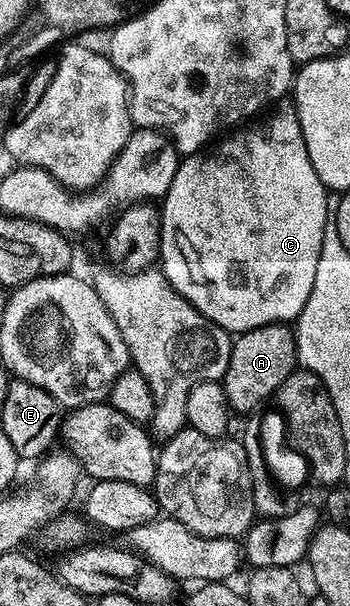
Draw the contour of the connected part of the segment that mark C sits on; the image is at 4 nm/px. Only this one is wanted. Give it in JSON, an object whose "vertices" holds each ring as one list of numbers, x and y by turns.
{"vertices":[[292,105,284,106,280,107,282,110,278,114,271,115,266,122,261,122,258,126,246,125,244,128,234,129,232,133,225,136,230,136,230,138,222,137,220,139,221,147,214,154,207,155,202,162,200,153,182,157,177,163,177,171,171,180,171,188,167,188,165,197,159,202,161,212,160,273,164,274,171,288,182,294,200,314,207,316,207,320,211,320,219,328,228,330,233,336,272,322,289,324,301,315,303,304,307,304,307,296,311,296,311,288,315,284,315,268,319,268,319,256,323,248,323,232,331,221,331,216,327,212,327,196,330,191,319,180,319,176,311,164,311,156,307,152,307,144,303,140,303,128,299,124,296,109]]}

